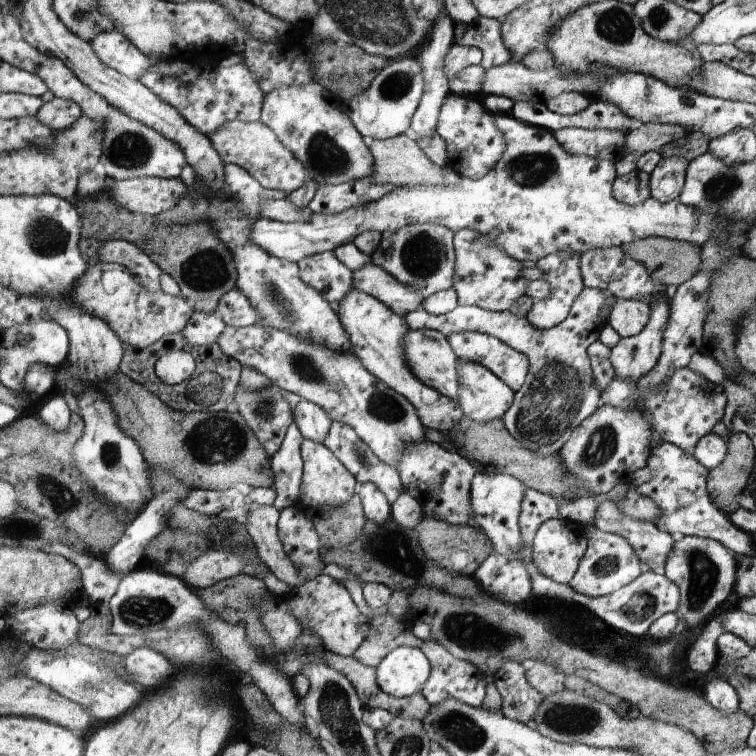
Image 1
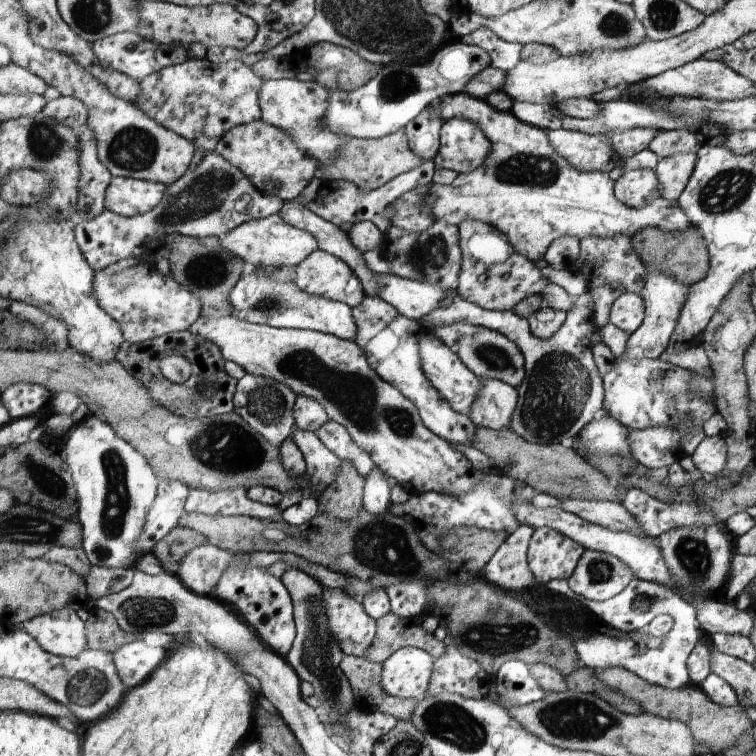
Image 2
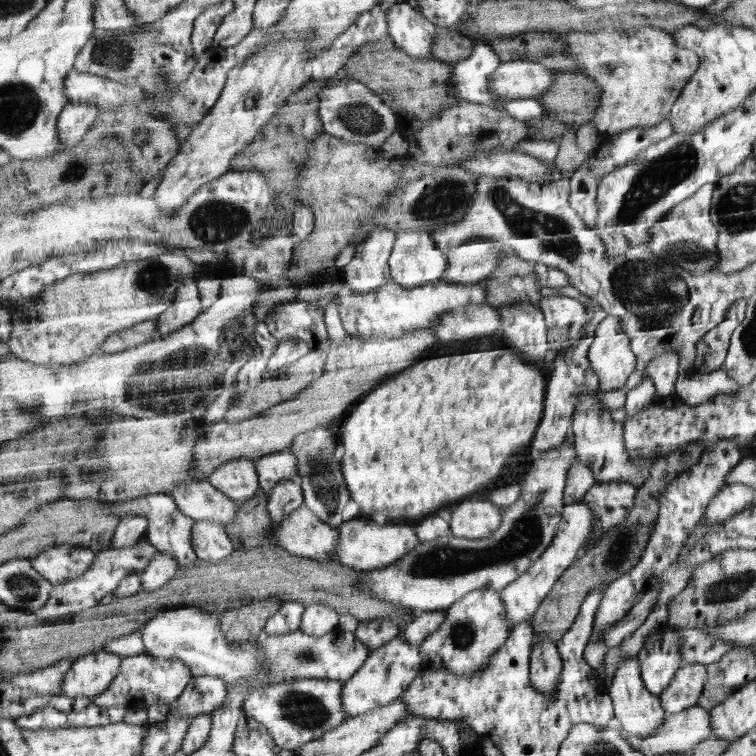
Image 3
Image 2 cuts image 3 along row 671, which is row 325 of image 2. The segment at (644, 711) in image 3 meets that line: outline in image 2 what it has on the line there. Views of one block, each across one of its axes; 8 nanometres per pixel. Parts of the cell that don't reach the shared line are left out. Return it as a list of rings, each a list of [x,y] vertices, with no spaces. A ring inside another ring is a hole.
[[[623,292],[611,307],[610,322],[627,334],[633,334],[646,317],[646,302],[641,294]]]

